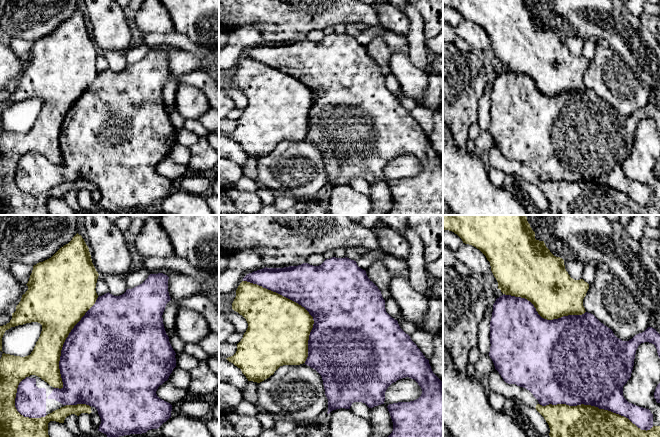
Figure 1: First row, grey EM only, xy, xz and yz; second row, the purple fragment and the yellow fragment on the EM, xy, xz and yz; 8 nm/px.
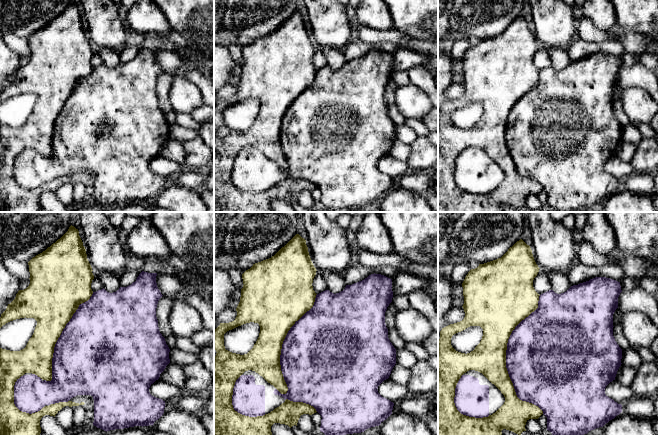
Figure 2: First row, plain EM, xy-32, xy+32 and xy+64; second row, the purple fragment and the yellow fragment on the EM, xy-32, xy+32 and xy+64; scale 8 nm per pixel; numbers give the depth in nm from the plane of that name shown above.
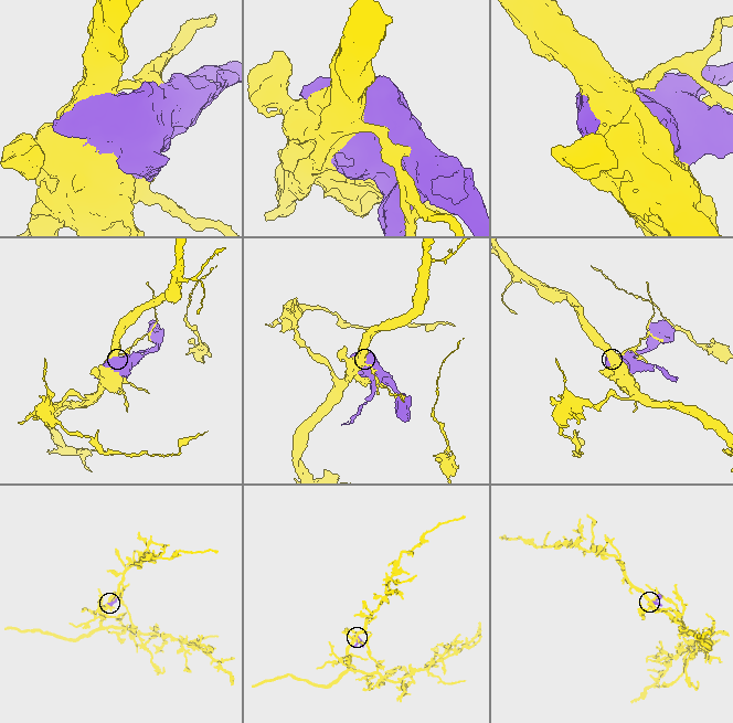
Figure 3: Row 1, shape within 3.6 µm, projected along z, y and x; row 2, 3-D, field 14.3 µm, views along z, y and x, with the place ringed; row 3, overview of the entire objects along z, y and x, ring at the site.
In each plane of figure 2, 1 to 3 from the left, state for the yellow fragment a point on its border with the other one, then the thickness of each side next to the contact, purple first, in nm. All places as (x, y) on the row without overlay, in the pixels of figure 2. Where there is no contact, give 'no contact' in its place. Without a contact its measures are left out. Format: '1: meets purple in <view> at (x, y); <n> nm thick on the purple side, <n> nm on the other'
1: meets purple in xy-32 at (58, 114); 500 nm thick on the purple side, 320 nm on the other
2: meets purple in xy+32 at (282, 121); 500 nm thick on the purple side, 300 nm on the other
3: meets purple in xy+64 at (506, 134); 500 nm thick on the purple side, 280 nm on the other

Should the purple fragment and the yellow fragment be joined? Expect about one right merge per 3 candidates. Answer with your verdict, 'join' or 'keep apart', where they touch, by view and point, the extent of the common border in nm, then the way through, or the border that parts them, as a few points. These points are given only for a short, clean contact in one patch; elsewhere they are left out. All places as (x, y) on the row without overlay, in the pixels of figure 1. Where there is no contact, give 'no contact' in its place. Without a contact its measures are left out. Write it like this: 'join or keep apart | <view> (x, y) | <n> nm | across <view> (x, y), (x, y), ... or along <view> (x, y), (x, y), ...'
keep apart | xz (301, 81) | 850 nm

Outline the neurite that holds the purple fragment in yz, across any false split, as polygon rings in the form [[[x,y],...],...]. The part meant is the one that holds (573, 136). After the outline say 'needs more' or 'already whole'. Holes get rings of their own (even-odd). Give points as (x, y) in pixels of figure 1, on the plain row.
[[[504,70],[493,80],[489,132],[495,145],[506,159],[526,164],[542,182],[549,180],[591,181],[624,192],[641,206],[647,207],[653,203],[651,187],[629,179],[623,172],[623,162],[631,153],[636,126],[644,118],[654,120],[660,134],[660,110],[652,103],[648,103],[629,117],[622,117],[610,104],[588,88],[547,96],[542,94],[534,81],[525,74]]] | already whole

